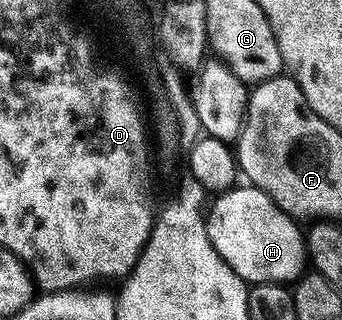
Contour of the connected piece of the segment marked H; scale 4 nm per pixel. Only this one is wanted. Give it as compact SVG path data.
M233 186L213 199L212 213L206 216L209 245L249 285L295 281L306 268L305 233L261 188L240 187Z

